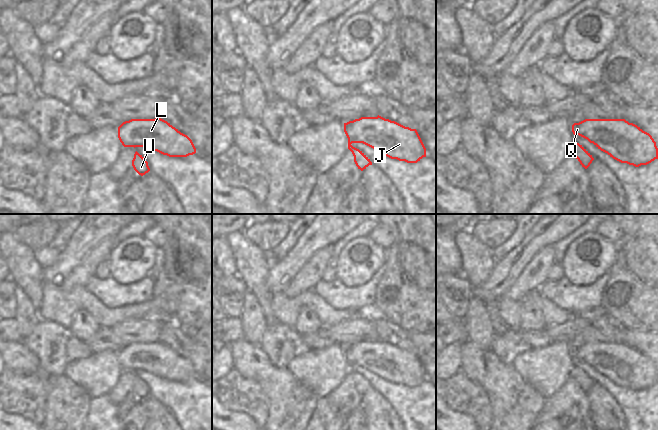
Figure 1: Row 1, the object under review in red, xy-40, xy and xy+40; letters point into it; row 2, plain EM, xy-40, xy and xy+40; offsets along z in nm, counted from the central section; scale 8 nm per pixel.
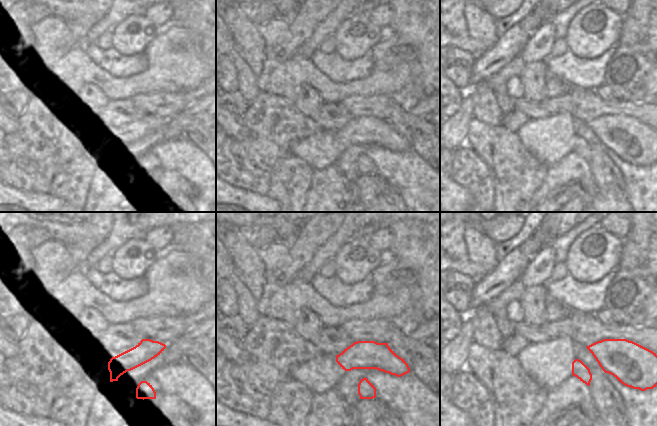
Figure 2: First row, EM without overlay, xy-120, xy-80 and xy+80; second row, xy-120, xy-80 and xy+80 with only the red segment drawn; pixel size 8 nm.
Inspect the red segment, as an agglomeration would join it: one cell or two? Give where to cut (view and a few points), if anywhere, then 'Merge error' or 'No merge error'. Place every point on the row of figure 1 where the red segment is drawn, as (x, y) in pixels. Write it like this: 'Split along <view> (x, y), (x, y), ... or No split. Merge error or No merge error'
No split. No merge error

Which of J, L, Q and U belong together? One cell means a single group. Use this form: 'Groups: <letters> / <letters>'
Groups: J L Q U

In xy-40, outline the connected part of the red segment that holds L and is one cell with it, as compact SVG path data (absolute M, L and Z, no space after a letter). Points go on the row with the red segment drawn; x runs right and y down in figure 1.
M159 117L123 122L118 127L118 138L124 147L147 147L169 157L187 157L196 153L187 135Z

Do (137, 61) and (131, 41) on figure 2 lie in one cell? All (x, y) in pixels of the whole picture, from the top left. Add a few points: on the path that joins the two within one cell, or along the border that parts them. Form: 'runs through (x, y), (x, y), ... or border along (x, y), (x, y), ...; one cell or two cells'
border along (112, 49), (125, 56), (143, 53); two cells

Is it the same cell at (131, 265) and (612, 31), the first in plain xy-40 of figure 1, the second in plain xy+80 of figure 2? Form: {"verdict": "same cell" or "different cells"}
{"verdict": "same cell"}

